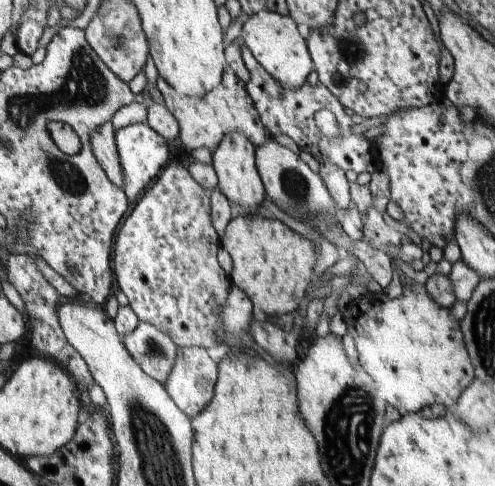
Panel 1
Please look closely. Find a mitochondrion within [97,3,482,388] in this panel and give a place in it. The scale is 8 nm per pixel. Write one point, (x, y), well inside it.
(351, 49)

